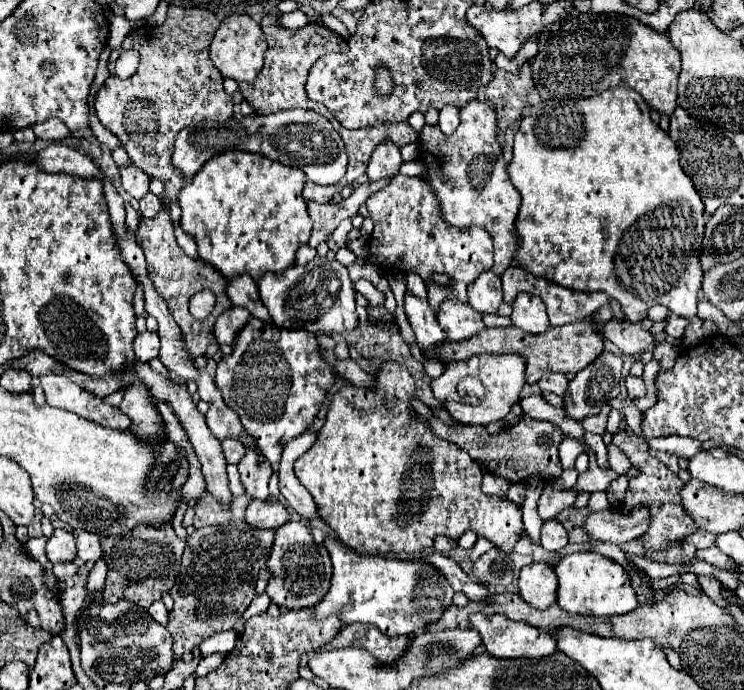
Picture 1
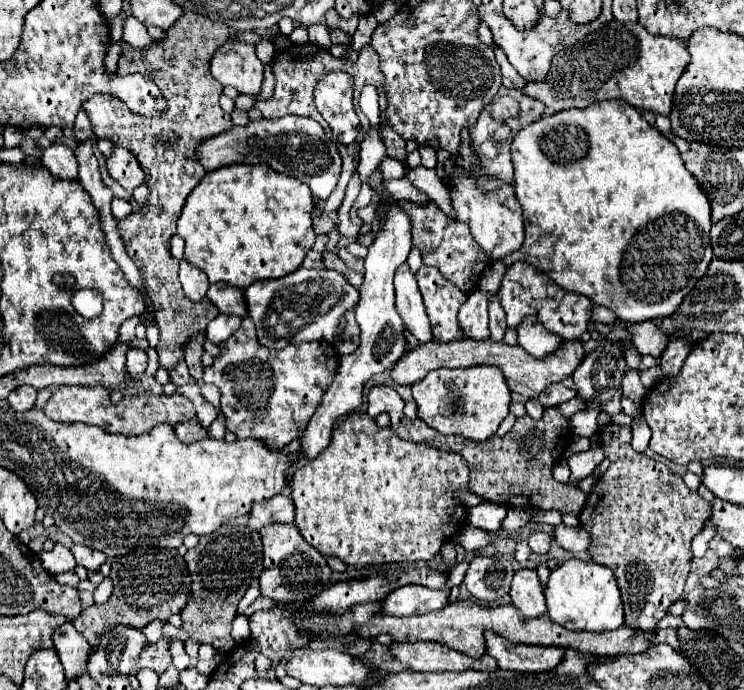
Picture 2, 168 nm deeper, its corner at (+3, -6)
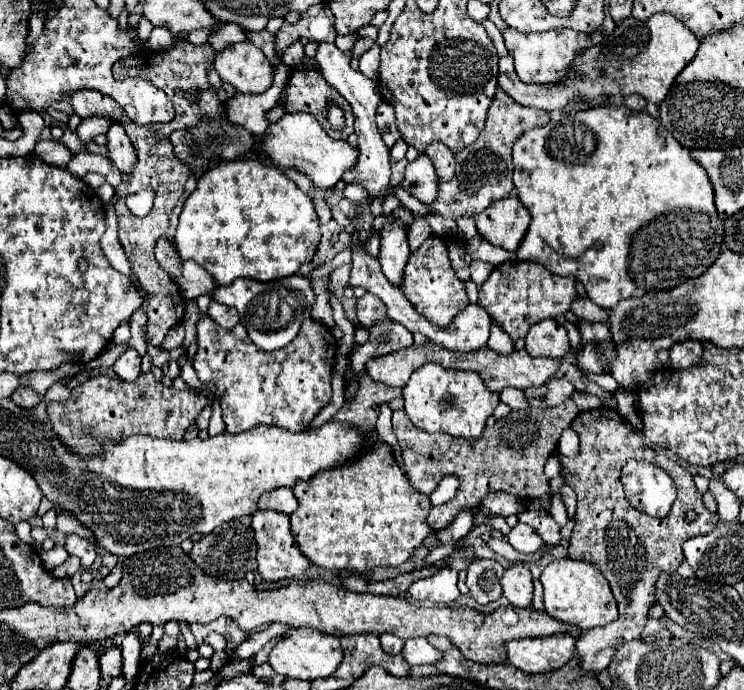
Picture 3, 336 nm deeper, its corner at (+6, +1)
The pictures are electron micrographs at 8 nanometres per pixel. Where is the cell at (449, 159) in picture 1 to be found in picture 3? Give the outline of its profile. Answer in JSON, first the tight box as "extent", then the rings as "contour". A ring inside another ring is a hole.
{"extent":[472,196,530,250],"contour":[[[508,196],[492,202],[486,210],[472,216],[472,220],[476,222],[478,234],[482,238],[506,250],[518,248],[530,224],[528,210],[524,204],[520,204],[518,196]]]}

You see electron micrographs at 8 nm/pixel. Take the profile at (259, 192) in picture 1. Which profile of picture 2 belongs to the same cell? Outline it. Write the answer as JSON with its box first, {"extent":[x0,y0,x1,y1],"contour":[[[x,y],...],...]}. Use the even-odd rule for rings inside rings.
{"extent":[177,165,315,289],"contour":[[[227,165],[207,173],[191,191],[177,221],[177,235],[185,241],[185,261],[201,269],[211,283],[225,281],[243,289],[261,279],[279,279],[301,267],[301,261],[315,243],[311,227],[313,209],[315,201],[305,183],[263,165]]]}

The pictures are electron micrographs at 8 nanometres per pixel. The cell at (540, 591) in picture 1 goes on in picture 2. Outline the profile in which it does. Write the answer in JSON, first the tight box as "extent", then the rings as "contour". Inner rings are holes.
{"extent":[509,569,547,617],"contour":[[[521,569],[515,573],[509,595],[513,599],[513,605],[521,611],[523,617],[537,617],[547,613],[545,595],[537,571],[533,569]]]}

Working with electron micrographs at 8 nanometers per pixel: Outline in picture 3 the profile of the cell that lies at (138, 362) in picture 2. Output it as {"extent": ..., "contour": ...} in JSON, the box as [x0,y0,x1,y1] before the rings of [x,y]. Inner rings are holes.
{"extent":[114,348,140,382],"contour":[[[128,348],[116,362],[114,362],[114,372],[118,374],[120,380],[124,382],[134,382],[140,376],[140,356],[134,348]]]}

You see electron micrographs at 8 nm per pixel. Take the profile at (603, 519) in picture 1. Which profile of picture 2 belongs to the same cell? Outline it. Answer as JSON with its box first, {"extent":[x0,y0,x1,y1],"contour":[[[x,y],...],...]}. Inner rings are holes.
{"extent":[553,523,589,553],"contour":[[[563,523],[553,527],[553,539],[559,547],[573,553],[587,551],[589,545],[589,533],[583,531],[583,527],[565,527]]]}

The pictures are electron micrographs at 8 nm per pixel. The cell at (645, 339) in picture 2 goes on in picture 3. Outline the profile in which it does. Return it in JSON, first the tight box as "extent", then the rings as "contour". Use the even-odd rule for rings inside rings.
{"extent":[572,298,610,324],"contour":[[[578,298],[576,304],[572,304],[572,312],[580,318],[580,320],[590,320],[590,322],[600,322],[600,324],[608,324],[610,316],[608,310],[596,306],[594,302],[590,302],[588,298]]]}

